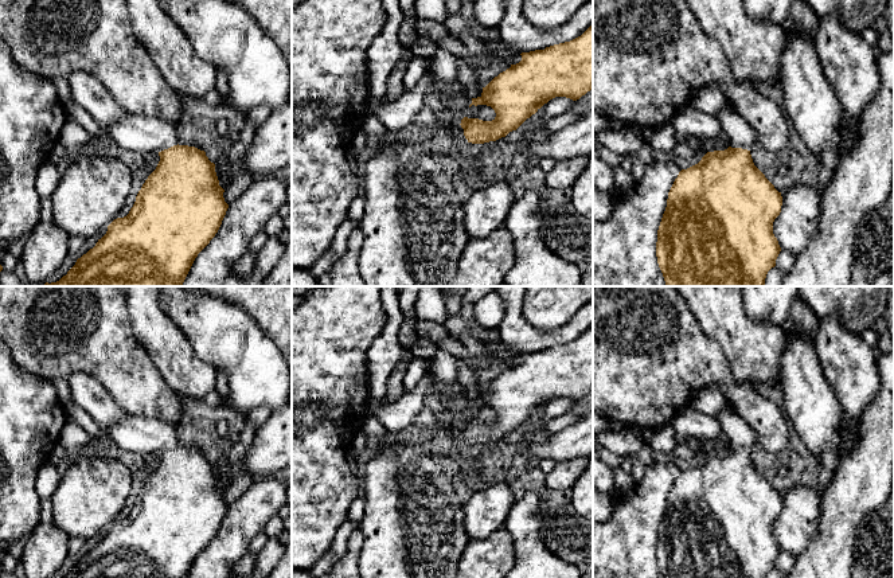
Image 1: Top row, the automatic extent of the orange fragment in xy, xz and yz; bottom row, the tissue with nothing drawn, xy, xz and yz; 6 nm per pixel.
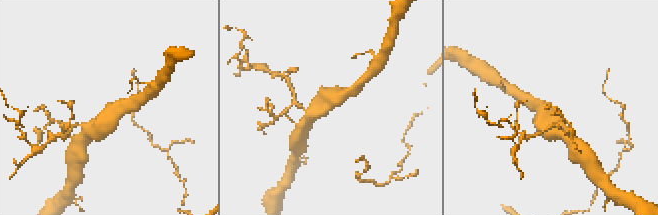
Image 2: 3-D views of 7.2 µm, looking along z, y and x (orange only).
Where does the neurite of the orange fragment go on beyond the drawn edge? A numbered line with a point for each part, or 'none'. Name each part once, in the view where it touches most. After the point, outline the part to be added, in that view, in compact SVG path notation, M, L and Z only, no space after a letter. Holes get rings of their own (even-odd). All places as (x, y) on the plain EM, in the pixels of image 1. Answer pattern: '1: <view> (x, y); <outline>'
1: yz (738, 433); M725 405L714 417L729 448L750 452L751 446L758 441L756 430L729 405Z

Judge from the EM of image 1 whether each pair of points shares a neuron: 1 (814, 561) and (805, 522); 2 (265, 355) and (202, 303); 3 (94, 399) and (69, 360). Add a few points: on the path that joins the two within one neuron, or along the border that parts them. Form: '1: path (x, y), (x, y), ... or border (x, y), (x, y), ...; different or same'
1: border (822, 514), (818, 534), (796, 557); different
2: path (249, 350), (218, 319); same
3: border (66, 378), (77, 371), (85, 371), (104, 389); different

